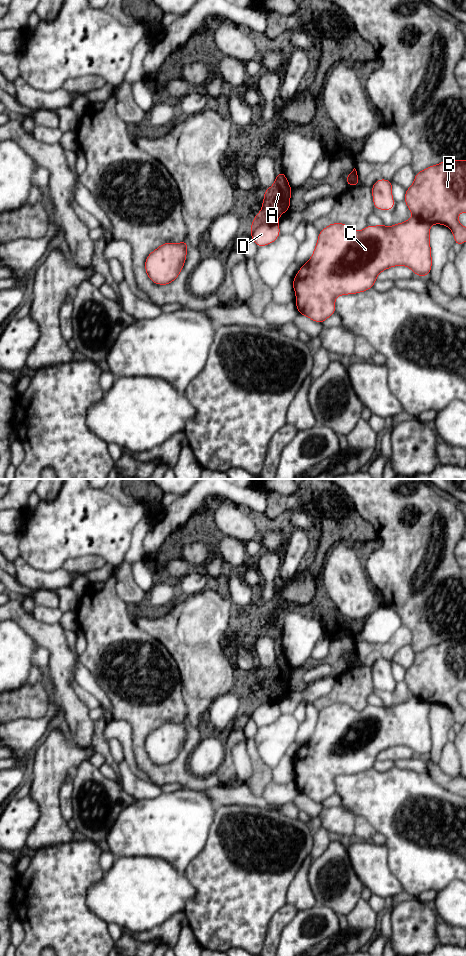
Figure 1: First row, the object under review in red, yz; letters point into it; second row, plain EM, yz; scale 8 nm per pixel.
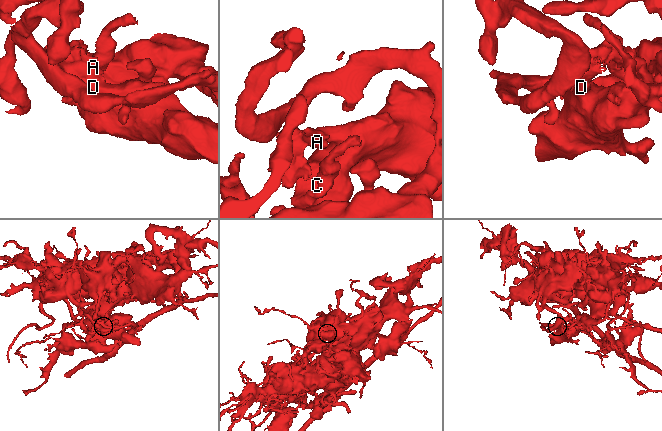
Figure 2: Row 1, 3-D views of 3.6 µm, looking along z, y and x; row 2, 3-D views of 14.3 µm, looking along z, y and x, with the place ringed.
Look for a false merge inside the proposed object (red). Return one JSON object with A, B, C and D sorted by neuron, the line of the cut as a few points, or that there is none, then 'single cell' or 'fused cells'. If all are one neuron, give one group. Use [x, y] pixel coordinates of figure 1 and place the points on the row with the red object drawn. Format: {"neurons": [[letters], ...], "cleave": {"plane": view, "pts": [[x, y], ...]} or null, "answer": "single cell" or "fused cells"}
{"neurons": [["A"], ["B", "C", "D"]], "cleave": {"plane": "yz", "pts": [[276, 221], [253, 223]]}, "answer": "fused cells"}

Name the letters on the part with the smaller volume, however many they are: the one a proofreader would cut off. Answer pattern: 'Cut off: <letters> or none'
Cut off: A

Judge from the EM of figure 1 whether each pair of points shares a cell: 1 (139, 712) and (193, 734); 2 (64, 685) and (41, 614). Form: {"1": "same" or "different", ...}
{"1": "same", "2": "different"}

